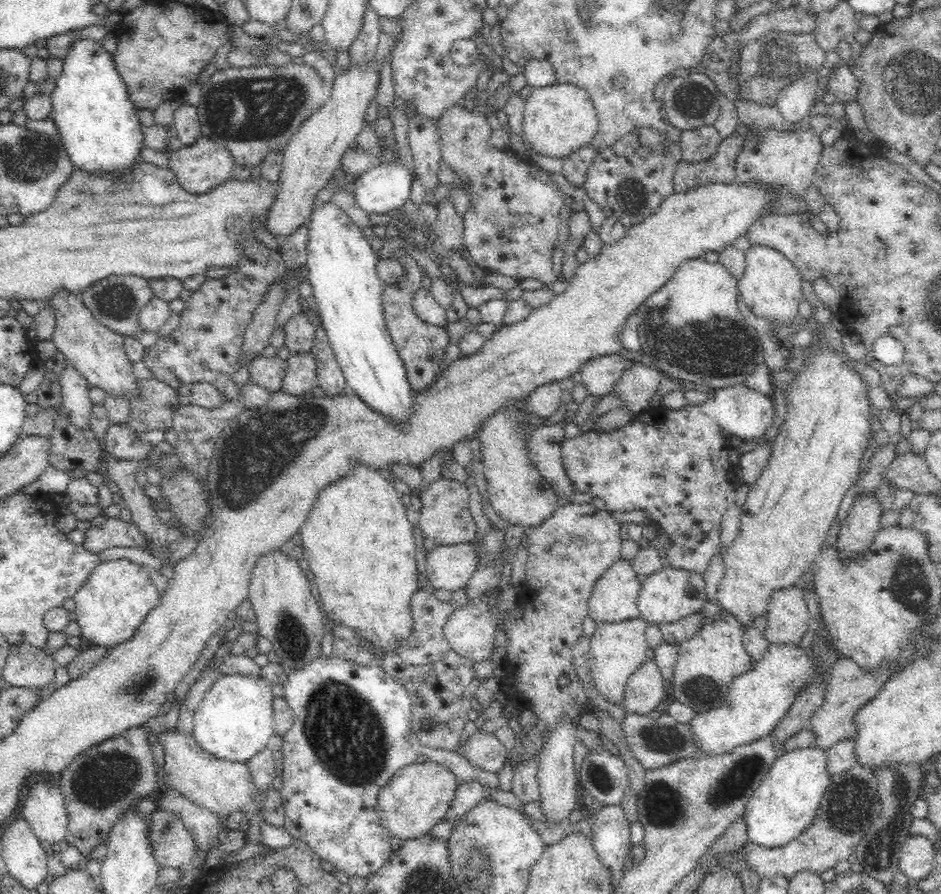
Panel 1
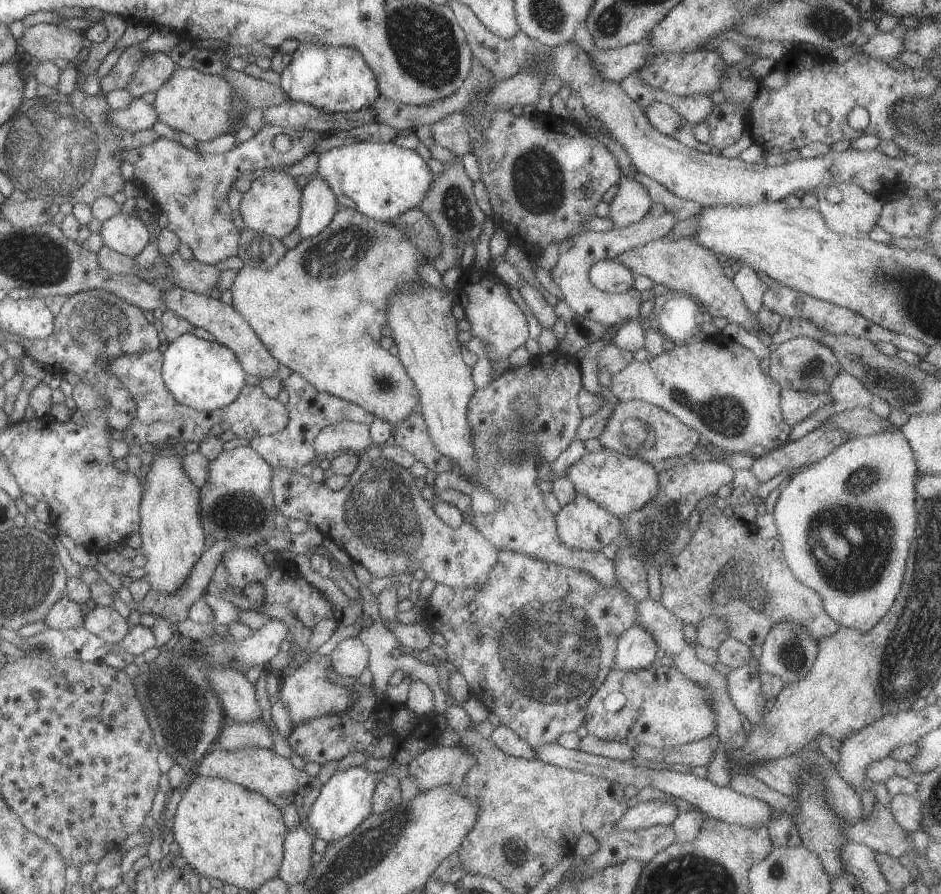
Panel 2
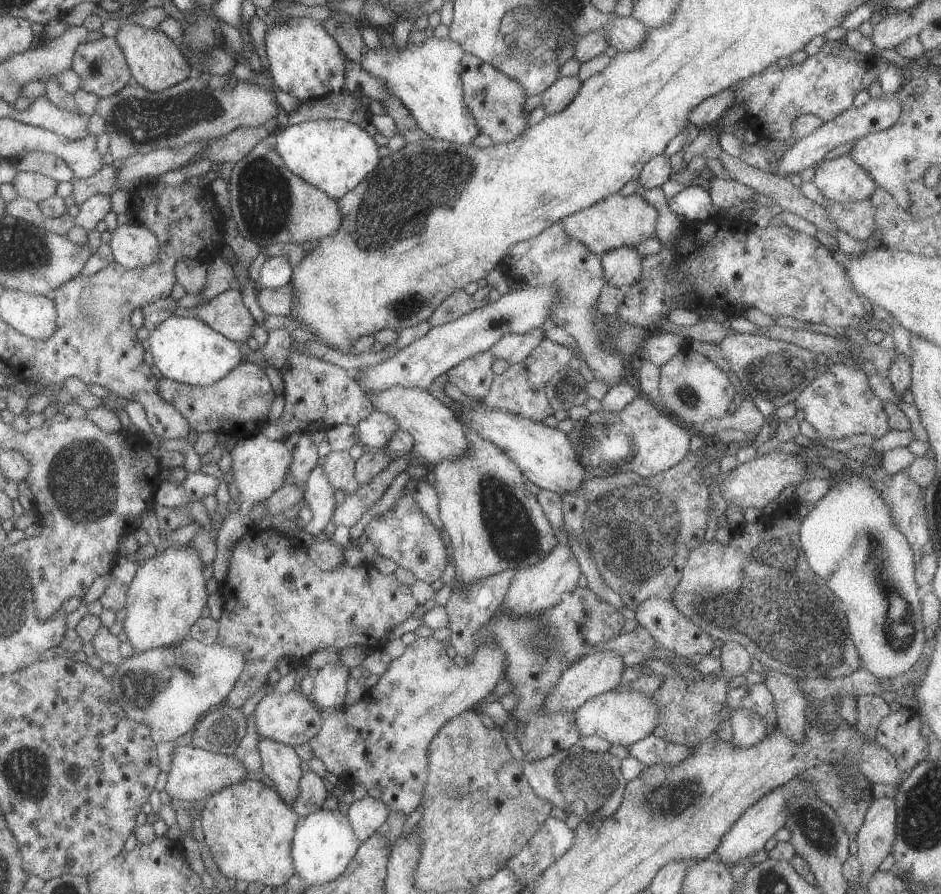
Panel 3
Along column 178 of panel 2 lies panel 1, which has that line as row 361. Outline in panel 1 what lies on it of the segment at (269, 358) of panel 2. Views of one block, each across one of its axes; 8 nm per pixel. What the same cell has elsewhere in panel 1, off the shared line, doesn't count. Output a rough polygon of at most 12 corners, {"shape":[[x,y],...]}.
{"shape":[[310,351],[291,353],[281,386],[297,397],[319,386]]}

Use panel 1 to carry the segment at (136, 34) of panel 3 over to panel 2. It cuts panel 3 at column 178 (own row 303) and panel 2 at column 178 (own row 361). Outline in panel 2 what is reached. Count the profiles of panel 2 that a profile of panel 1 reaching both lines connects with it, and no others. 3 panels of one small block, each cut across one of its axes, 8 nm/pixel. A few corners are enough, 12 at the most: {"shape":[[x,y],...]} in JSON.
{"shape":[[176,68],[157,90],[159,122],[198,142],[236,134],[236,90]]}

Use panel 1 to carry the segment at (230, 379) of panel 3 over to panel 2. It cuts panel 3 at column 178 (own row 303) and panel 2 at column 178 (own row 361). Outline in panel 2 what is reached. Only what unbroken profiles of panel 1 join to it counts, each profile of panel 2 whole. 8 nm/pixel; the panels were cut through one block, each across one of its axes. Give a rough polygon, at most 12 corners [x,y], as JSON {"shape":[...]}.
{"shape":[[159,349],[113,357],[136,415],[122,441],[202,442],[280,432],[288,409],[260,385],[224,408],[182,406]]}

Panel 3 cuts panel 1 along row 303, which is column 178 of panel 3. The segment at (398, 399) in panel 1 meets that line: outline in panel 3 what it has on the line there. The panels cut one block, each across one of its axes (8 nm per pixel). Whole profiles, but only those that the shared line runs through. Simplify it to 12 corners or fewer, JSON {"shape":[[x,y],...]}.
{"shape":[[196,316],[149,334],[164,378],[216,384],[243,363],[240,343]]}

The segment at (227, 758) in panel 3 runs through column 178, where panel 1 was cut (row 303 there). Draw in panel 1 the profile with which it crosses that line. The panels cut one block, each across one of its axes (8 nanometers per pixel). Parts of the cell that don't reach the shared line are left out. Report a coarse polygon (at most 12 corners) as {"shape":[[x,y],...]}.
{"shape":[[751,244],[738,281],[743,302],[788,326],[804,300],[798,269]]}

